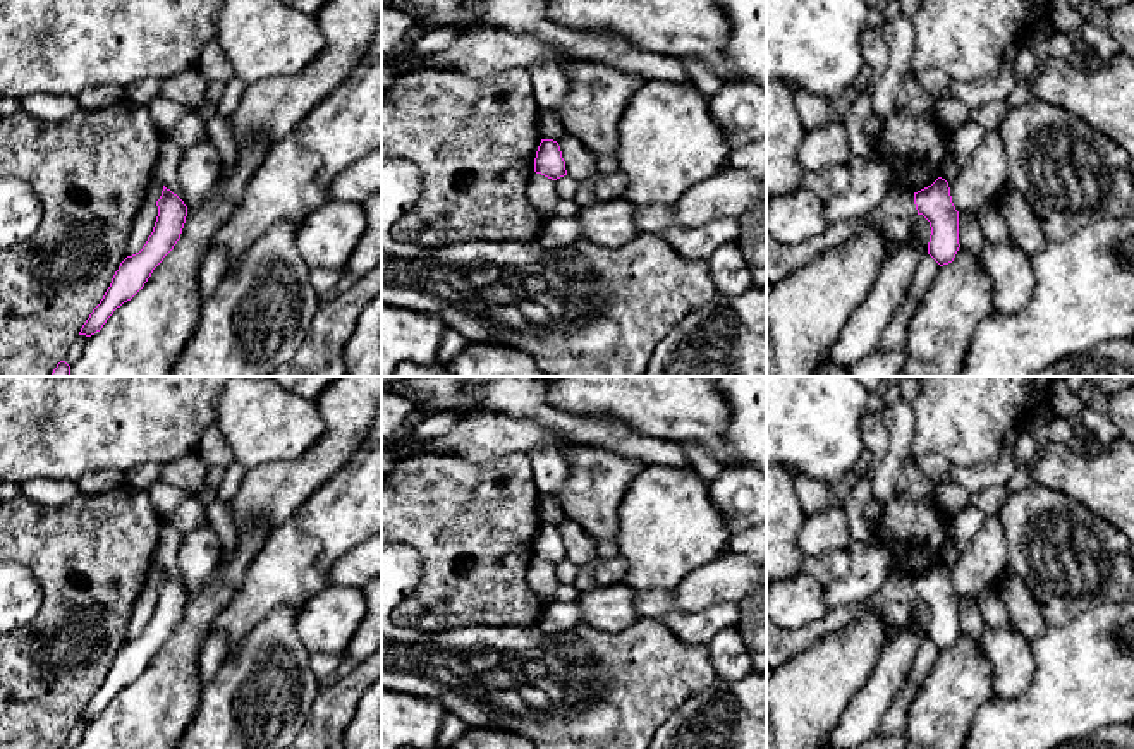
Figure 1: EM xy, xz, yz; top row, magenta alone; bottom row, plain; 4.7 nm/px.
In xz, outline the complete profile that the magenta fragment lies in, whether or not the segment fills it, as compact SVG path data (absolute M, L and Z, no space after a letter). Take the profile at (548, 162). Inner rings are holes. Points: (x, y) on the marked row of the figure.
M541 139L534 158L534 172L552 180L567 175L565 161L557 141Z

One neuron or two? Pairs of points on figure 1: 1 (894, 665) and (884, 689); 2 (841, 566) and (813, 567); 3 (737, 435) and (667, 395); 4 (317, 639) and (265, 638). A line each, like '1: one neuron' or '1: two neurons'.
1: one neuron
2: one neuron
3: two neurons
4: two neurons

